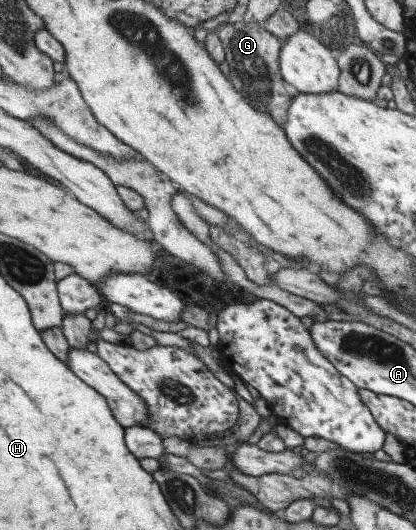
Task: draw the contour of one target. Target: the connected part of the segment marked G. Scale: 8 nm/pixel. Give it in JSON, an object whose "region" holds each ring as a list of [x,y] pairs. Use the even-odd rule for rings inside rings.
{"region":[[[238,22],[222,26],[217,33],[220,46],[224,48],[228,78],[234,90],[240,90],[241,96],[252,108],[268,112],[274,124],[282,126],[286,122],[288,105],[293,100],[294,91],[284,83],[278,68],[278,39],[271,36],[261,25],[246,25]]]}

